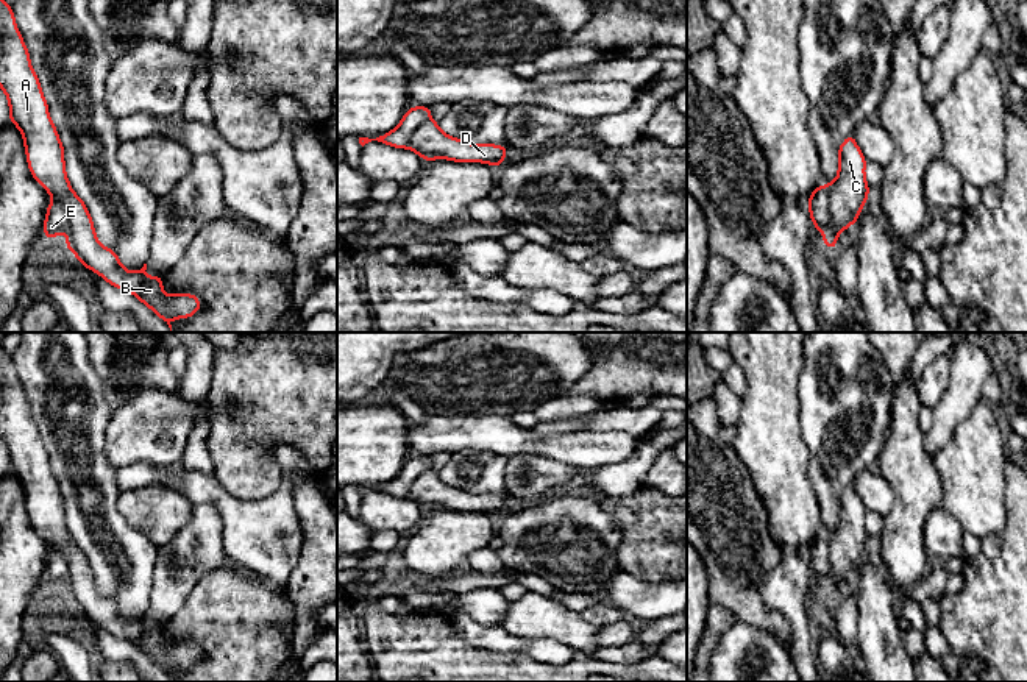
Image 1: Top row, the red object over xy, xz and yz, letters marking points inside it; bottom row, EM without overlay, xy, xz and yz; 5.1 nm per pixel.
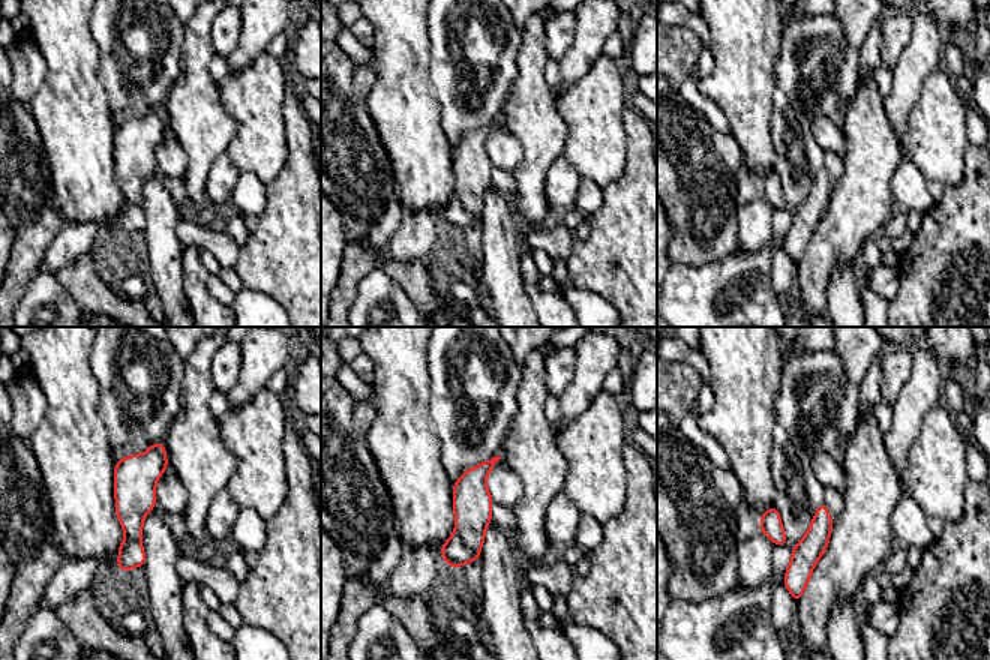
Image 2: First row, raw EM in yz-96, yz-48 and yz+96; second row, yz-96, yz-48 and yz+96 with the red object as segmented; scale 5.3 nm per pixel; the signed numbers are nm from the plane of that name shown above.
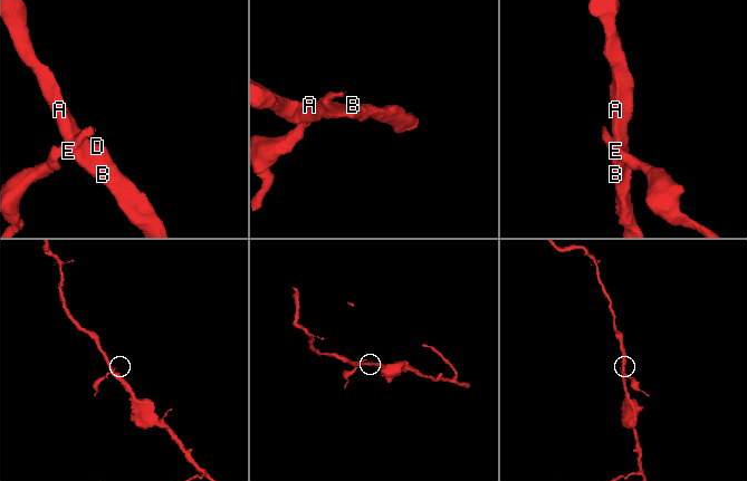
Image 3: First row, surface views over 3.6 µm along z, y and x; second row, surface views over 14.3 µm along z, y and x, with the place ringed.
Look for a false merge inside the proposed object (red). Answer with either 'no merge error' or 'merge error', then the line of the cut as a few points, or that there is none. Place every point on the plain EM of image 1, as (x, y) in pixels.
merge error | yz (827, 536), (829, 575), (823, 581)

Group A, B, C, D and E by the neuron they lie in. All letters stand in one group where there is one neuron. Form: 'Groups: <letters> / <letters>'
Groups: A B C D / E

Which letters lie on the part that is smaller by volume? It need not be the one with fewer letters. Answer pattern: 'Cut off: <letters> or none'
Cut off: E

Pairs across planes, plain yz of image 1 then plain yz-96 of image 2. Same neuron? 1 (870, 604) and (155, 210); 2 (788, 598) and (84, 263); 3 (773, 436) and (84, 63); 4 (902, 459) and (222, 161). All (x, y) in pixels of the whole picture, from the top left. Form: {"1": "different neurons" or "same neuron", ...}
{"1": "same neuron", "2": "different neurons", "3": "same neuron", "4": "different neurons"}

